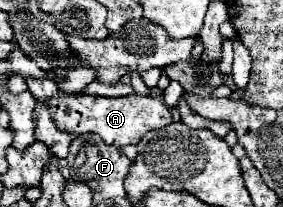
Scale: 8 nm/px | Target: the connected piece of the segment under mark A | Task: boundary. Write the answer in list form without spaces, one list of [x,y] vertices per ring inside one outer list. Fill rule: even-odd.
[[[57,94],[49,102],[51,116],[55,124],[61,130],[67,130],[71,138],[87,132],[97,132],[107,144],[115,148],[123,148],[127,144],[137,144],[139,138],[147,130],[163,128],[173,122],[169,108],[165,102],[157,96],[139,96],[139,94],[129,94],[129,96],[119,96],[119,98],[101,98],[101,96],[87,96],[87,94]]]

